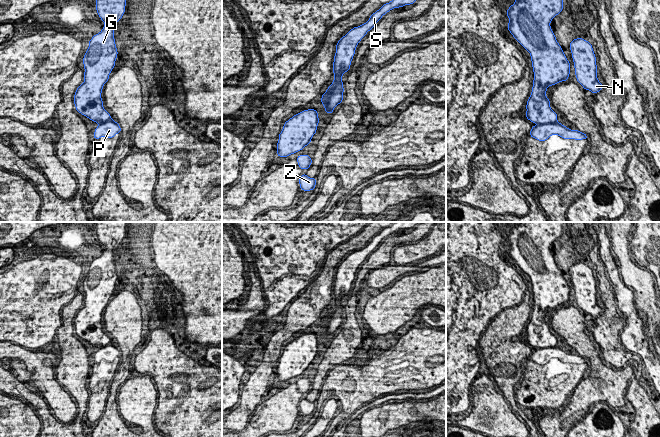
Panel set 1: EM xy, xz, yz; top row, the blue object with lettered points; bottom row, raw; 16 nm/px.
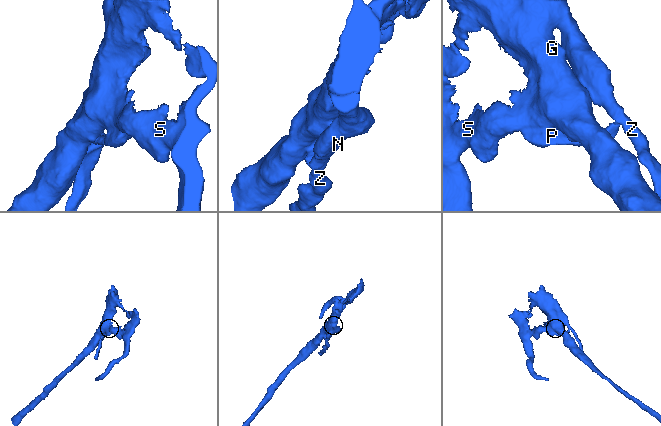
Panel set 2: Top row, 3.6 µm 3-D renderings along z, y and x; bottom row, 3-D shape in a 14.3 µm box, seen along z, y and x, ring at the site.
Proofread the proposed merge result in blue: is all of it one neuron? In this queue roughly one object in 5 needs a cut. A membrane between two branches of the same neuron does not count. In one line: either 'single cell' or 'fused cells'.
single cell

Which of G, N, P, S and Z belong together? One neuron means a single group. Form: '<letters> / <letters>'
G N P S Z

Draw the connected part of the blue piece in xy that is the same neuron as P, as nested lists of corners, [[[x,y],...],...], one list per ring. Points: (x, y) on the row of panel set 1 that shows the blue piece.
[[[96,0],[97,13],[105,25],[102,31],[94,35],[89,41],[89,48],[83,58],[85,68],[84,83],[77,88],[74,95],[76,110],[99,124],[95,129],[94,139],[99,139],[102,136],[113,138],[117,133],[121,132],[119,124],[114,122],[110,114],[103,108],[101,92],[103,85],[108,81],[109,74],[115,66],[118,52],[114,40],[113,26],[122,18],[125,12],[125,5],[126,0]]]

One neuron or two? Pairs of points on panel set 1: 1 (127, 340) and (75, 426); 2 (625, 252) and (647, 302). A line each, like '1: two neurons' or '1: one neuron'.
1: two neurons
2: one neuron

